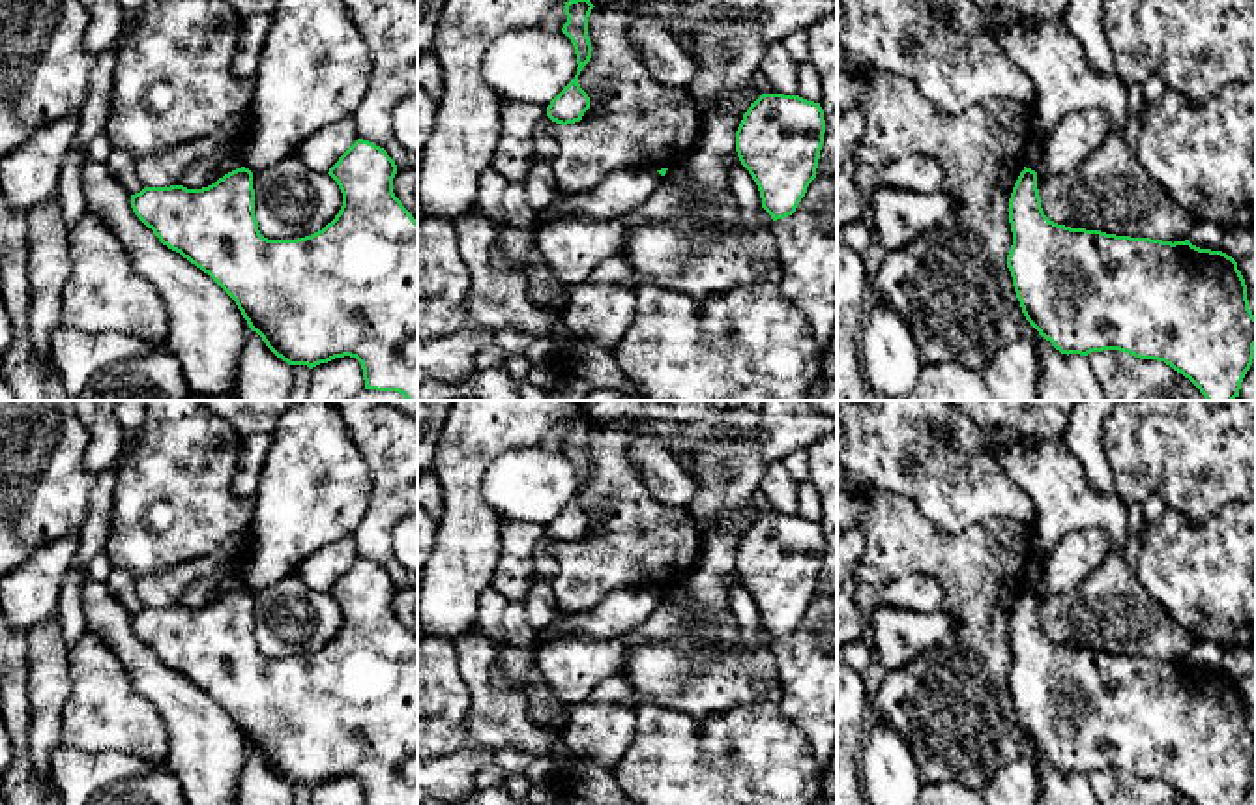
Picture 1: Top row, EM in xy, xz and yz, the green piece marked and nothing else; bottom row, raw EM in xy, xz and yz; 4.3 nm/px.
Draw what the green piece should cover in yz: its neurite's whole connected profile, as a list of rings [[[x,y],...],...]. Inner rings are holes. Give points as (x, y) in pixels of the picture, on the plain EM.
[[[1020,592],[1011,618],[1013,665],[1007,687],[1026,739],[1061,773],[1088,775],[1119,769],[1140,779],[1157,779],[1194,805],[1241,805],[1254,779],[1256,736],[1249,728],[1247,704],[1237,681],[1222,670],[1200,668],[1189,659],[1162,661],[1071,648],[1050,640],[1037,608],[1037,592]]]

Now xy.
[[[358,558],[328,593],[343,612],[343,625],[322,650],[298,659],[260,653],[253,592],[245,586],[202,608],[144,607],[131,614],[131,627],[163,665],[208,693],[232,717],[251,751],[288,784],[313,788],[350,775],[361,783],[365,805],[417,805],[417,640],[393,612],[397,584],[384,567]]]

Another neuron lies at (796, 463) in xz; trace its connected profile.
[[[805,451],[786,455],[782,464],[797,483],[809,481],[809,455]]]

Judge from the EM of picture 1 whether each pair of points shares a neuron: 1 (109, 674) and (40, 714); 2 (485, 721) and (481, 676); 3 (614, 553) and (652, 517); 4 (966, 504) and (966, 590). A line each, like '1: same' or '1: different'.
1: different
2: same
3: same
4: different

